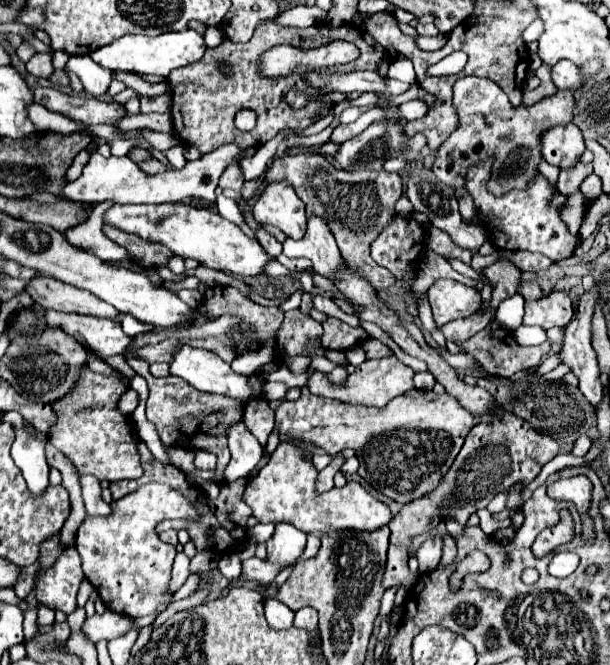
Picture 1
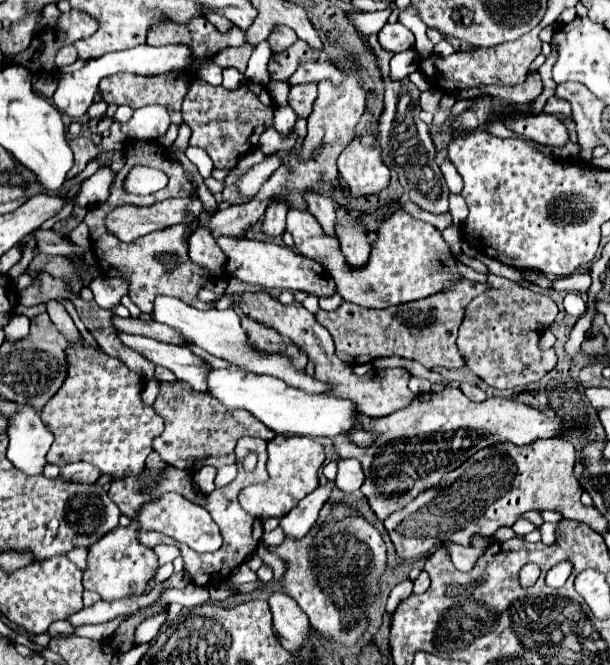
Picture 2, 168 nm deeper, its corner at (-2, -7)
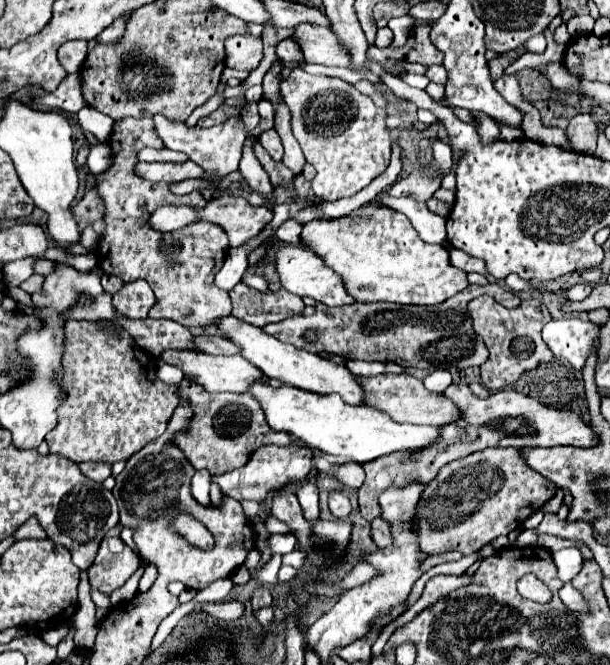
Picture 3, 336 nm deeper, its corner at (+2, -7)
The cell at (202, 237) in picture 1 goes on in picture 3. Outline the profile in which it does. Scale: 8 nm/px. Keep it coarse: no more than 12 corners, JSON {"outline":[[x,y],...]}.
{"outline":[[285,245],[275,267],[295,295],[339,307],[355,299],[313,251]]}

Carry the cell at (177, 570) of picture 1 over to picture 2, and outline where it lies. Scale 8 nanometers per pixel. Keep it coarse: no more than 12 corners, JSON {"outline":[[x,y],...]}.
{"outline":[[169,609],[137,625],[135,647],[157,637]]}

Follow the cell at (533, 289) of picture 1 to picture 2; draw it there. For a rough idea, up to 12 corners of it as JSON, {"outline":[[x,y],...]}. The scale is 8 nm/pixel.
{"outline":[[497,275],[467,305],[457,347],[499,391],[557,363],[539,335],[555,301]]}

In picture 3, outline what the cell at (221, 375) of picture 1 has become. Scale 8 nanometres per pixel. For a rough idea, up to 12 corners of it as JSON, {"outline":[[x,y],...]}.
{"outline":[[253,383],[275,431],[367,463],[441,435],[291,385]]}

